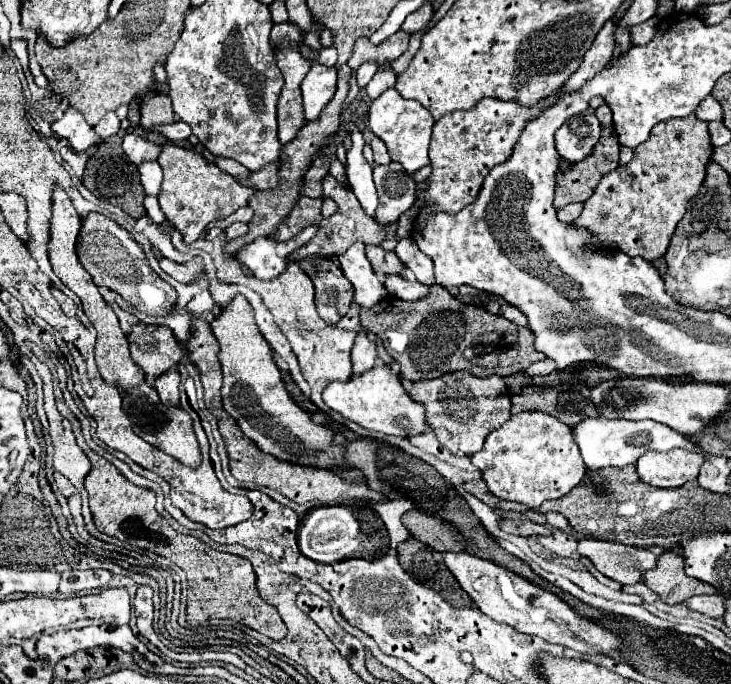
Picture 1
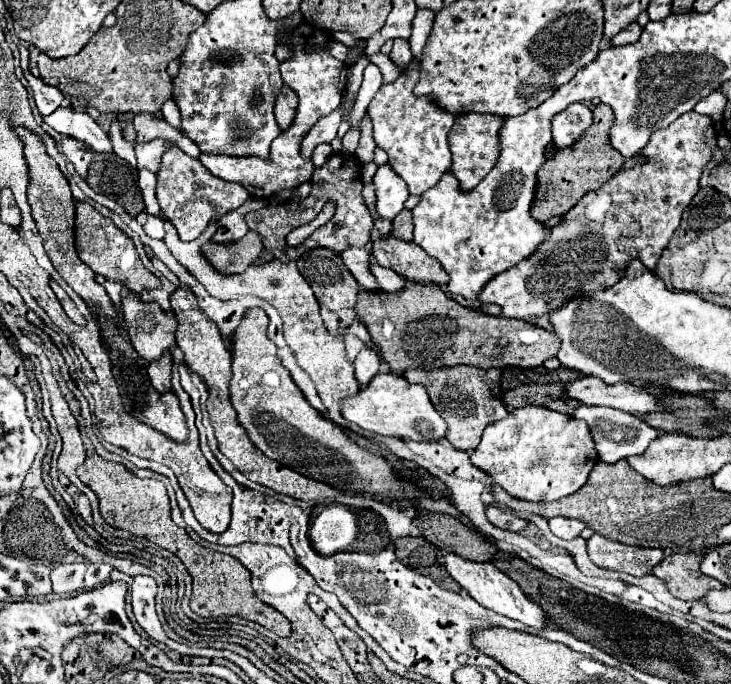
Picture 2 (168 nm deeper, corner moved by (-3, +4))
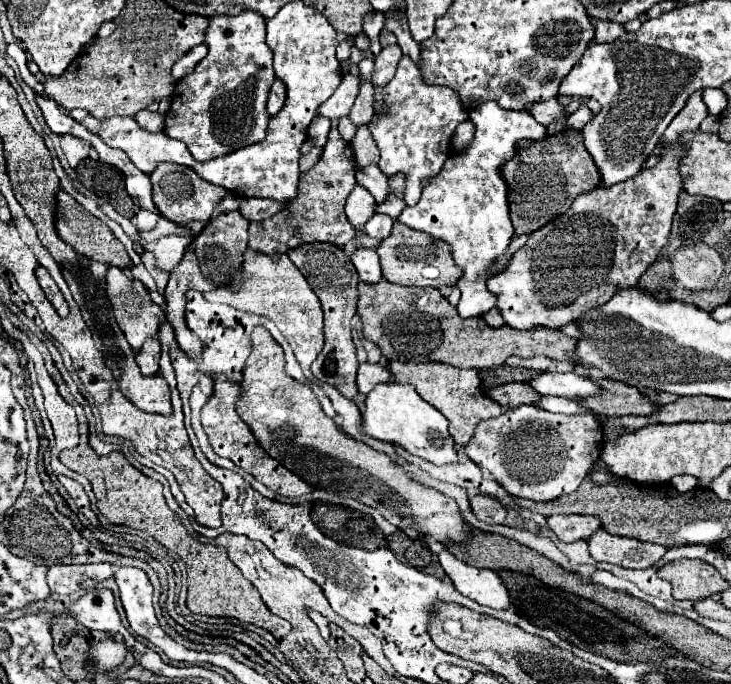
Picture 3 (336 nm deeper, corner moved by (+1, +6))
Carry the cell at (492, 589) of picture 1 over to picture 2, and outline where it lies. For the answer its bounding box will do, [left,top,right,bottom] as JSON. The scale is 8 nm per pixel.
[445,553,547,627]

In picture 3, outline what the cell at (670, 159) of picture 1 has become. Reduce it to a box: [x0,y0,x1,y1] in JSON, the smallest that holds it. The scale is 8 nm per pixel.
[487,91,707,329]

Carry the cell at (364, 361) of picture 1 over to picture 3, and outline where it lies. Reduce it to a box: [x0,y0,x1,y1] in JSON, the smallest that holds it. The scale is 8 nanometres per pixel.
[357,363,391,395]

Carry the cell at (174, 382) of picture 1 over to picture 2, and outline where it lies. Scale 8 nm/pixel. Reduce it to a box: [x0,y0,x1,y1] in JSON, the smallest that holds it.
[147,353,171,393]

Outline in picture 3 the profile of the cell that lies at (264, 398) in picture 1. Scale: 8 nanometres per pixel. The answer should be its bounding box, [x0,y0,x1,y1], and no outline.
[235,325,471,543]

